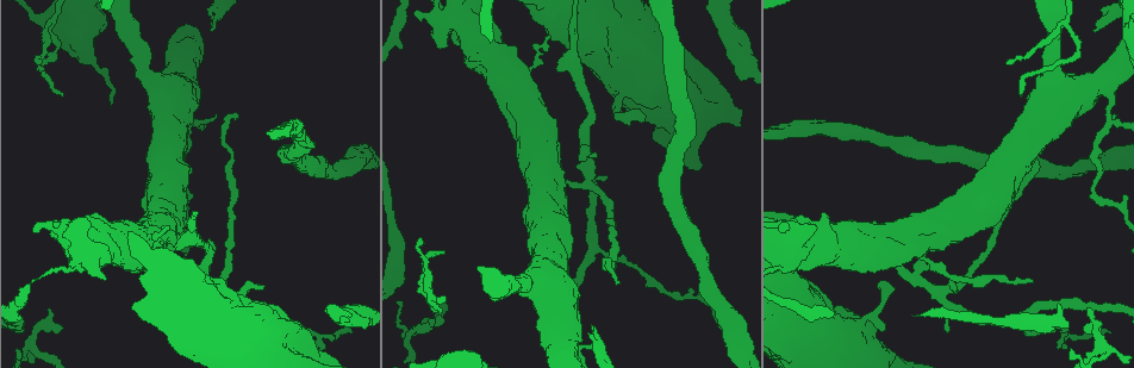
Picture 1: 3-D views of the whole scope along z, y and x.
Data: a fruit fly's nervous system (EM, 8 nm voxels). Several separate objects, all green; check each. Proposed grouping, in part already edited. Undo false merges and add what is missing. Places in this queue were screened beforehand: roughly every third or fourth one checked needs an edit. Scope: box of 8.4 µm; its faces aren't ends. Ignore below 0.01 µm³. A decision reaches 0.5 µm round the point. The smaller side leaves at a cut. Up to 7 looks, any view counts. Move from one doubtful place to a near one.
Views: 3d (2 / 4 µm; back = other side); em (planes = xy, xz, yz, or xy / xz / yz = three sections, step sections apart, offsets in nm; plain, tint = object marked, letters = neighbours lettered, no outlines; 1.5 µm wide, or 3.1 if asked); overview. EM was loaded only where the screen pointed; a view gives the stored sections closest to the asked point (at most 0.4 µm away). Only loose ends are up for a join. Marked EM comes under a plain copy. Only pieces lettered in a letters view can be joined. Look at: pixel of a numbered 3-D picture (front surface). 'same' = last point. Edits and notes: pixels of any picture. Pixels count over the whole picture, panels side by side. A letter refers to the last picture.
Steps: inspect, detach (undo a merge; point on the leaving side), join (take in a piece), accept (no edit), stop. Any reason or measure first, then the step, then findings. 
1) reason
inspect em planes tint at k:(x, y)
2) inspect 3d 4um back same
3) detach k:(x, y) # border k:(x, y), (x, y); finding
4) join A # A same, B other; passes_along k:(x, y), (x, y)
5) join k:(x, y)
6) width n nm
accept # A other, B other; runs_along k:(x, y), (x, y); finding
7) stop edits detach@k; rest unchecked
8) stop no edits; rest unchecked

branch stops here
inspect 3d 2um at 1:(618, 284)

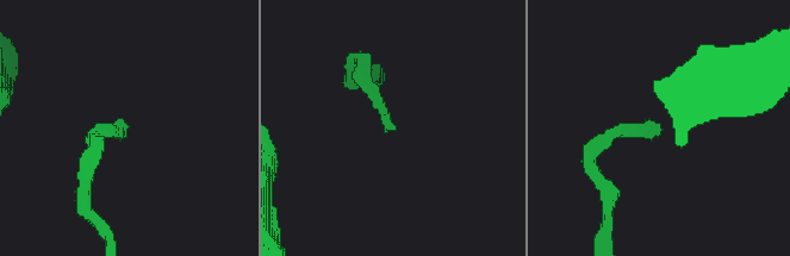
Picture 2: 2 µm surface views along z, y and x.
shape alone is not enough
inspect em planes tint at 2:(657, 125)

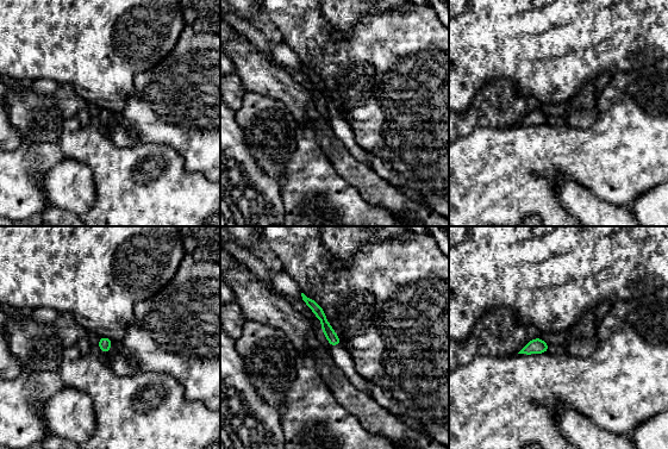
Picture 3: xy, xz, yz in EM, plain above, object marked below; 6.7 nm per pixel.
see the neighbours
inspect em planes letters same

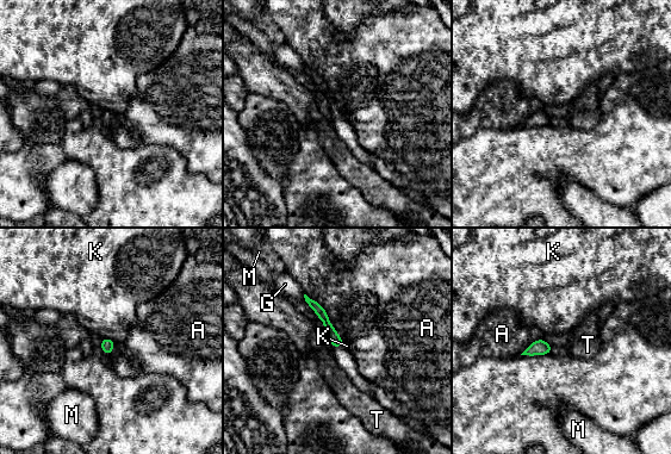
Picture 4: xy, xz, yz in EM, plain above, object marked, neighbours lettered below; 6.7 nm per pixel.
longest_contact A 420 nm
accept # A other, G other, K other, M other, T other; no lettered piece goes on from it

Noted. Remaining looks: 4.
tapers out
inspect em planes letters at 1:(1086, 307)

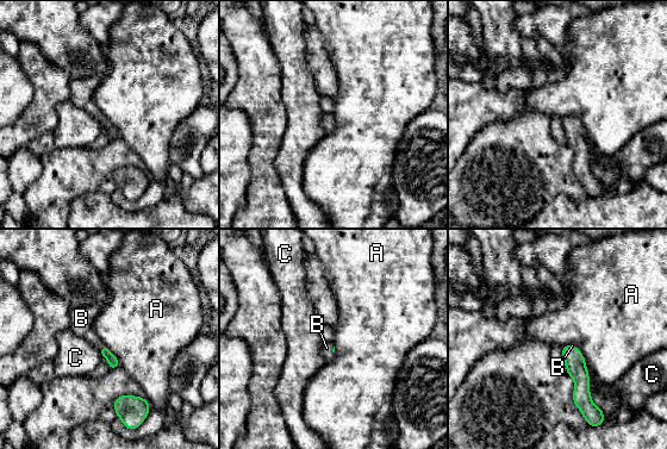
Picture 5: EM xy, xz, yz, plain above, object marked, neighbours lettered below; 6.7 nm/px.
join B # A other, B same, C other; passes_along 5:(113, 362), (103, 348), (81, 318); the neuron continues

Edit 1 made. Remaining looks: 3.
free end
inspect em xz step 8 letters at 1:(603, 180)

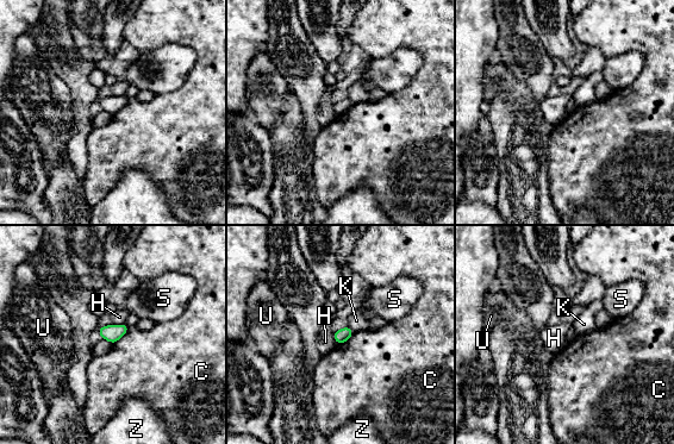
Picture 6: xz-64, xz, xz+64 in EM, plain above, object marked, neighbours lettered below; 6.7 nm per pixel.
inspect em planes letters same

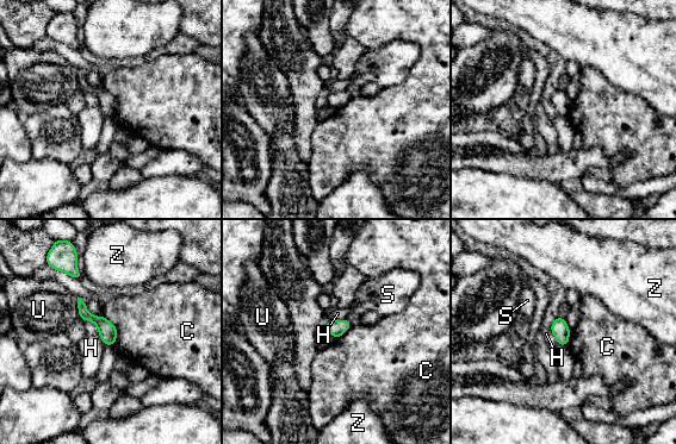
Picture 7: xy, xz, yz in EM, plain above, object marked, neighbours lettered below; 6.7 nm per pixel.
accept # C other, H other, S other, U other, Z other; runs_along 7:(80, 302), (111, 342); no lettered piece goes on from it

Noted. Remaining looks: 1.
stop edits join@5; rest unchecked

